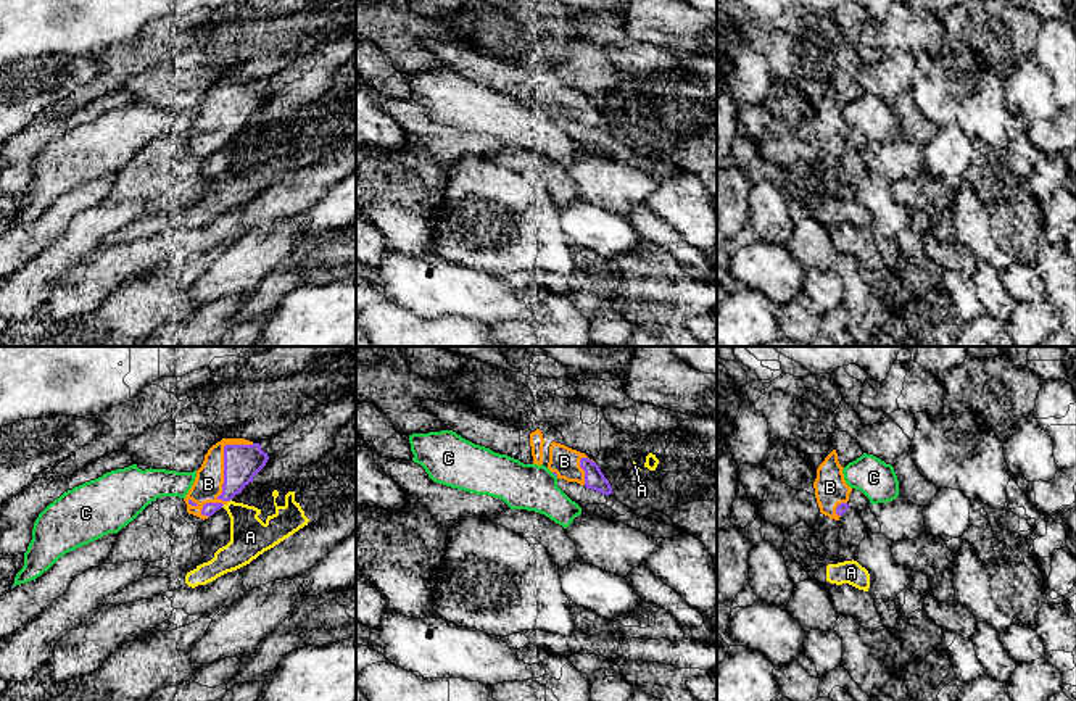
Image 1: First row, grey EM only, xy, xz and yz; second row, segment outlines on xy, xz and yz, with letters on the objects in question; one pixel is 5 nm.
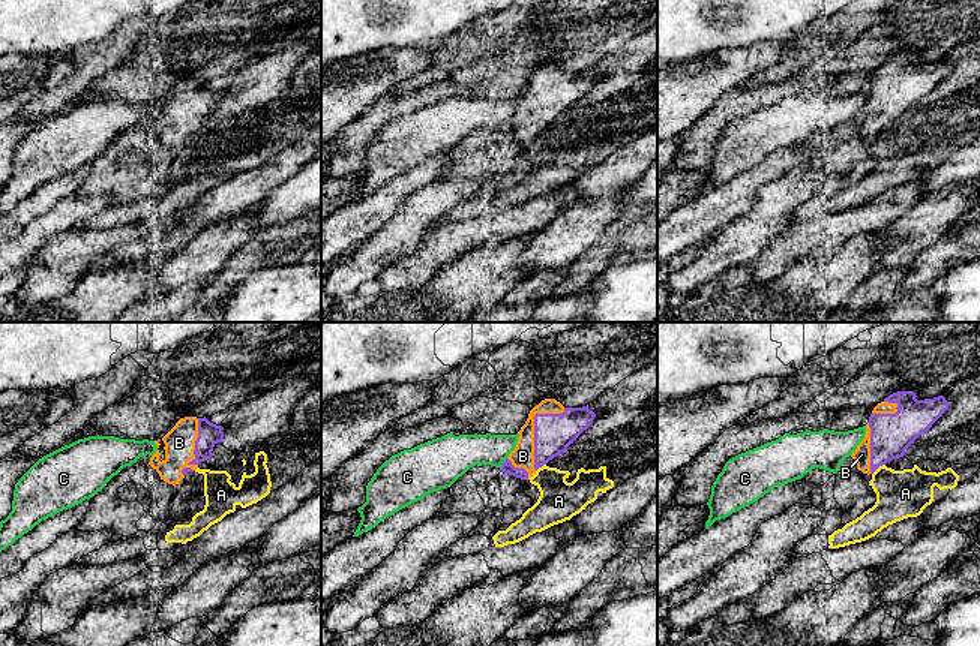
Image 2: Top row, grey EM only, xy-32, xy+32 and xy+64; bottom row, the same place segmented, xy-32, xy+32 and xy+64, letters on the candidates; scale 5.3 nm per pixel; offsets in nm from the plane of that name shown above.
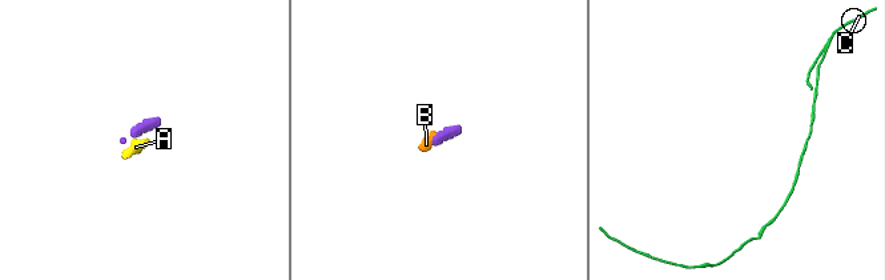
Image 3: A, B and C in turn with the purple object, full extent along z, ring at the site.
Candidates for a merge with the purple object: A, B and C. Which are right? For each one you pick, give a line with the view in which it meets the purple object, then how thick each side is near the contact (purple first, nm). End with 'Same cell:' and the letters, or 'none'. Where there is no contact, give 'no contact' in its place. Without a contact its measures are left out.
B: contact in xy; calibres 180 and 140 nm
Same cell: B

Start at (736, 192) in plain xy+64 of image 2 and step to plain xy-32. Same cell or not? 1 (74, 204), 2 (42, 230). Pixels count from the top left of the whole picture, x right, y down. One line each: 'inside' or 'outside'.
1: outside
2: outside

